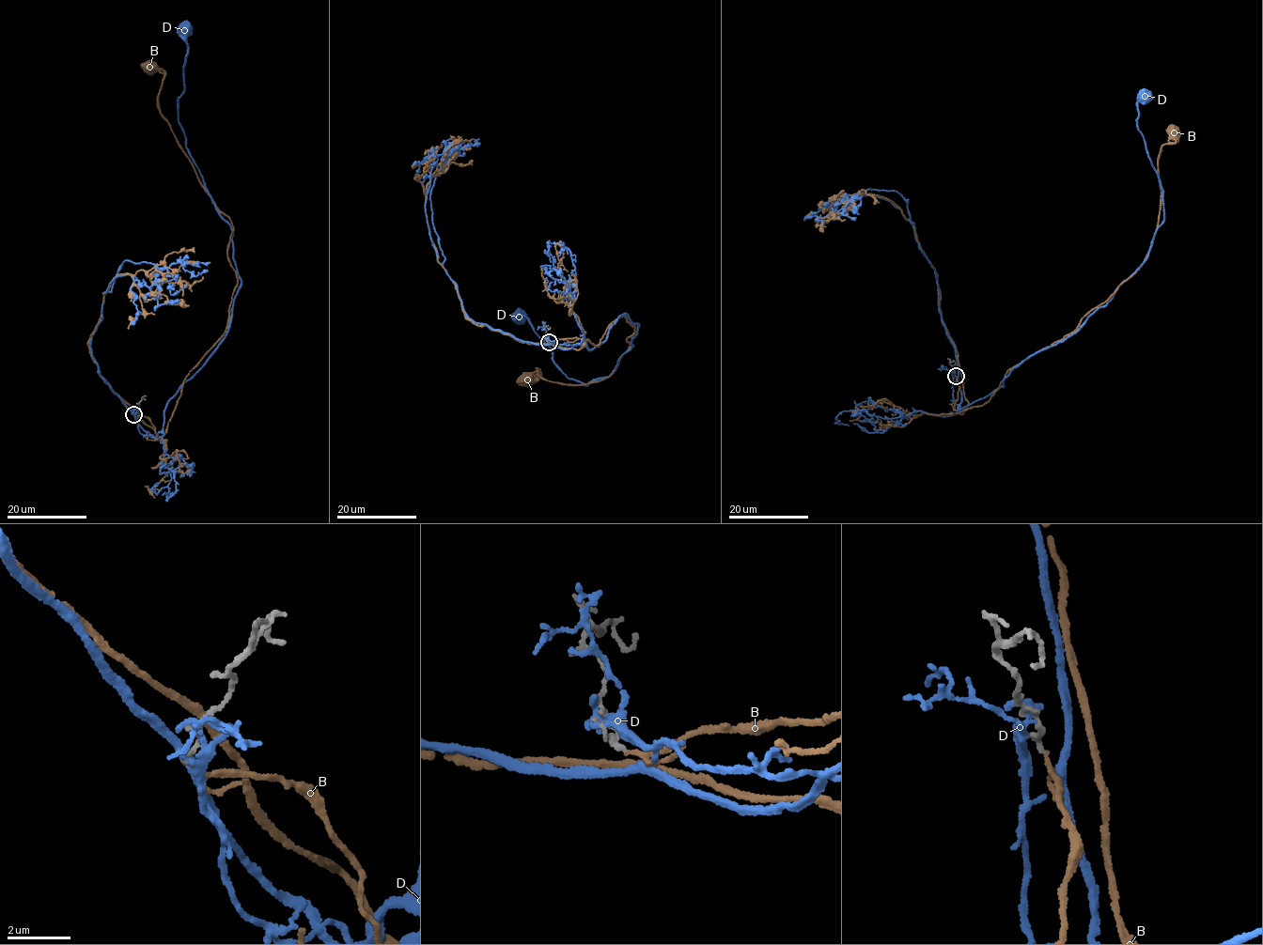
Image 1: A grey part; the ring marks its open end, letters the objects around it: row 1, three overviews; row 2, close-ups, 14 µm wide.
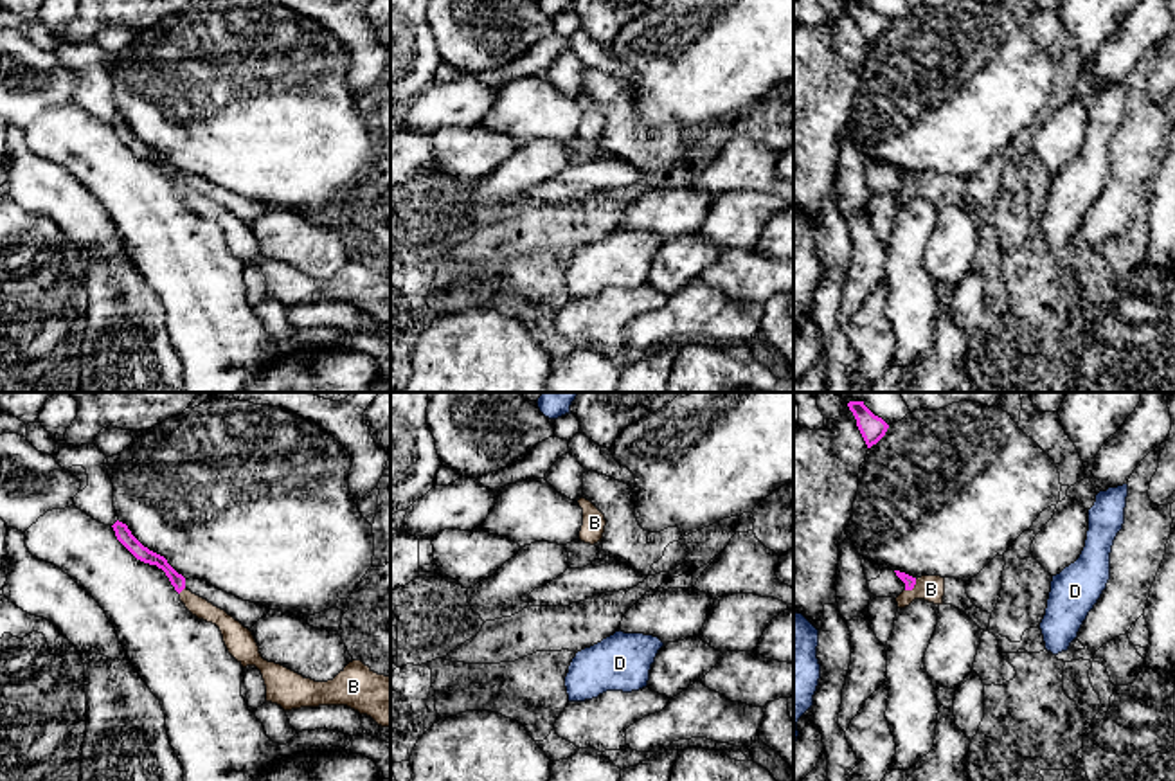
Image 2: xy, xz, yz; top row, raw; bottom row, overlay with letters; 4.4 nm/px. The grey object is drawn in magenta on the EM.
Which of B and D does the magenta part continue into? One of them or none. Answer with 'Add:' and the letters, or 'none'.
Add: B

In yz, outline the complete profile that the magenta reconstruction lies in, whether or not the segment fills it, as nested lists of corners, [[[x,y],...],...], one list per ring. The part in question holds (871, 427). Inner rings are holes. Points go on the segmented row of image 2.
[[[849,401],[848,407],[857,419],[857,426],[858,426],[867,448],[871,448],[885,435],[889,425],[882,417],[875,416],[864,405],[864,401]]]

